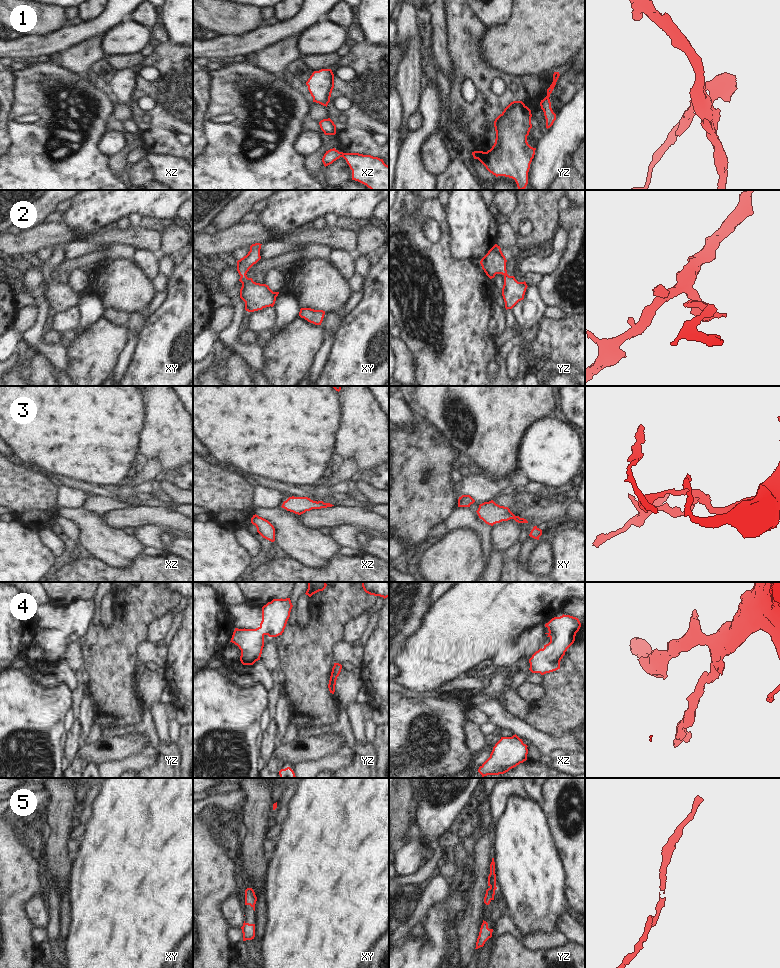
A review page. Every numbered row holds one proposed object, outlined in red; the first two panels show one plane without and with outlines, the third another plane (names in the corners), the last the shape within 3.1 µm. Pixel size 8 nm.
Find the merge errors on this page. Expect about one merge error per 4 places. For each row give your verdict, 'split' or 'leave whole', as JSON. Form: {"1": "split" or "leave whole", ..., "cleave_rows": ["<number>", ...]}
{"1": "split", "2": "leave whole", "3": "leave whole", "4": "leave whole", "5": "leave whole", "cleave_rows": ["1"]}

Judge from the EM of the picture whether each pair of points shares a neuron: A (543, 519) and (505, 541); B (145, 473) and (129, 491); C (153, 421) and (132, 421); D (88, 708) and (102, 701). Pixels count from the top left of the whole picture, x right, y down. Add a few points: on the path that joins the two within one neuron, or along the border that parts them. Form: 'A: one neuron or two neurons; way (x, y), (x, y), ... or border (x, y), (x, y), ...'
A: one neuron; way (534, 520), (523, 530), (514, 532)
B: one neuron; way (141, 477), (131, 487)
C: two neurons; border (144, 397), (145, 429), (140, 444)
D: two neurons; border (87, 694), (93, 705), (94, 721)

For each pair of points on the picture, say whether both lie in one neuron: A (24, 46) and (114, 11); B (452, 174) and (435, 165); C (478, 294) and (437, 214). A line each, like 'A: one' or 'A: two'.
A: one
B: two
C: one

